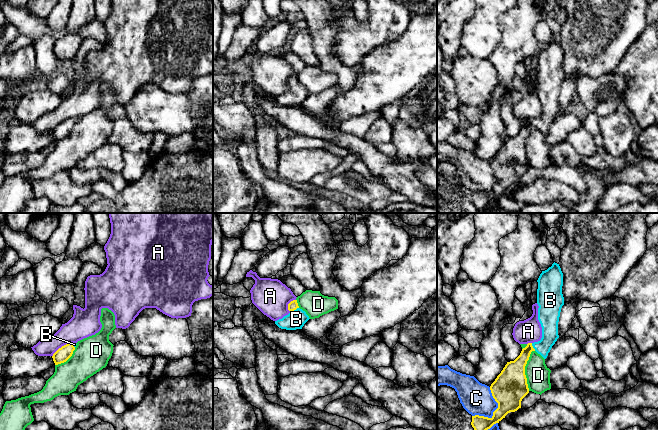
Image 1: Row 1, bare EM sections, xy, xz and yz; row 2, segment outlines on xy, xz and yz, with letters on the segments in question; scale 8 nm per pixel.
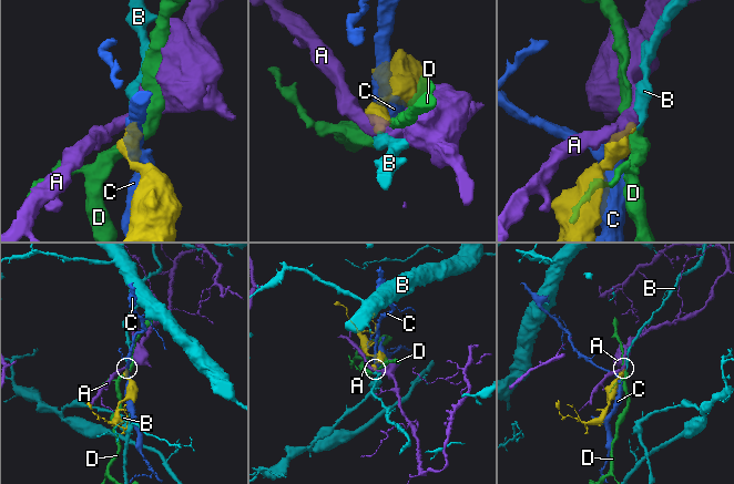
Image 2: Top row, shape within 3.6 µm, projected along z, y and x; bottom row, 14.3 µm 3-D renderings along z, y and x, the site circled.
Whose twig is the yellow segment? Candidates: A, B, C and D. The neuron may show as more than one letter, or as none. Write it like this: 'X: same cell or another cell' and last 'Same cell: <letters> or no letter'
A: another cell
B: same cell
C: another cell
D: another cell
Same cell: B

